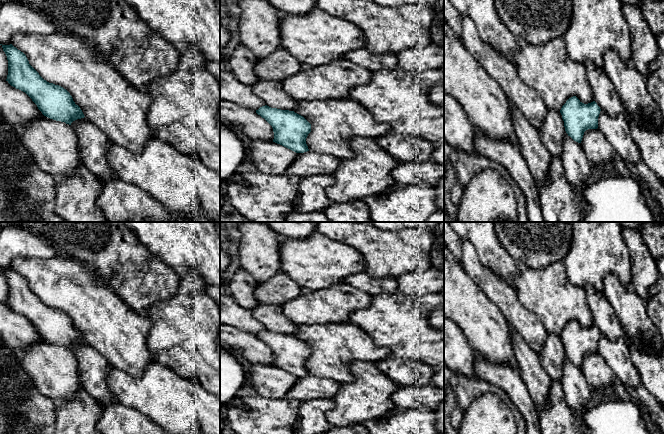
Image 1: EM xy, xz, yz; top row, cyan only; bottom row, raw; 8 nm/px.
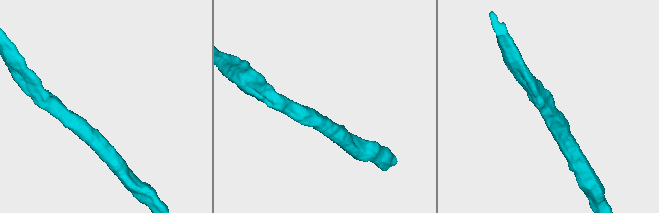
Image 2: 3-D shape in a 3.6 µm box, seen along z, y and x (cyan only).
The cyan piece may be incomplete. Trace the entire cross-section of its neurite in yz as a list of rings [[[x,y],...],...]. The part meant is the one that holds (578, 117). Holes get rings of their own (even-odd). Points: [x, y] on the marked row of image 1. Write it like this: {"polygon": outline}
{"polygon": [[[563,37],[554,38],[544,45],[524,42],[516,50],[513,60],[523,83],[538,93],[548,109],[561,113],[565,131],[574,141],[581,143],[586,130],[598,128],[601,109],[588,83],[586,67],[569,58]]]}

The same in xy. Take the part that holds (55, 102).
{"polygon": [[[60,31],[48,35],[16,34],[11,44],[2,45],[2,48],[8,60],[6,81],[25,92],[44,116],[69,125],[77,119],[86,117],[111,142],[133,153],[140,153],[145,144],[155,138],[147,120],[148,109],[152,102],[149,93],[145,89],[134,87],[110,63],[98,61],[95,58],[95,51],[85,40]]]}

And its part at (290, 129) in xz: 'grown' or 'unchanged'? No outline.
grown

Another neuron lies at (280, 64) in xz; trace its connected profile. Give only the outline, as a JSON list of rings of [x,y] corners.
[[[242,44],[228,53],[227,64],[237,81],[251,87],[260,79],[281,82],[300,72],[303,67],[293,55],[282,47],[265,58],[258,59]]]

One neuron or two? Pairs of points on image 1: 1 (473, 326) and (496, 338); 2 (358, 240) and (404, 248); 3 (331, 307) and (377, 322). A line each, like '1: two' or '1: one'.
1: one
2: one
3: two

